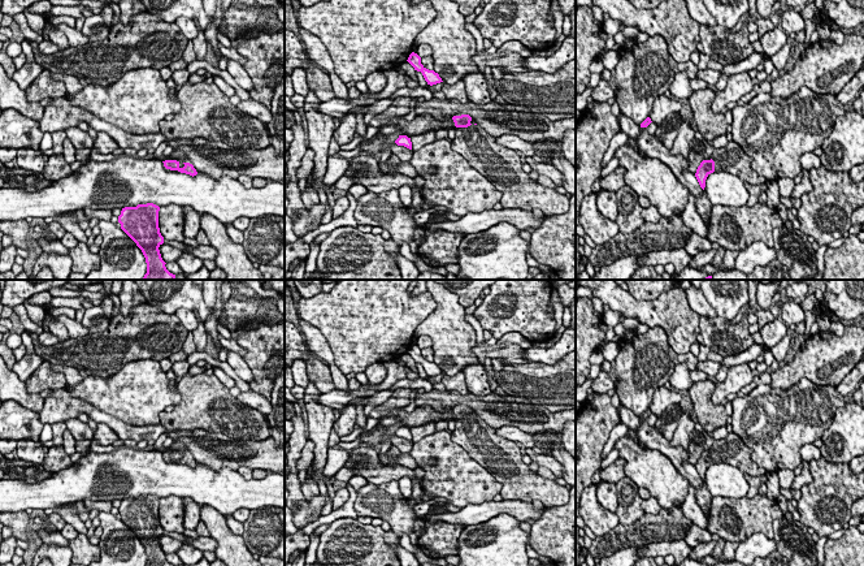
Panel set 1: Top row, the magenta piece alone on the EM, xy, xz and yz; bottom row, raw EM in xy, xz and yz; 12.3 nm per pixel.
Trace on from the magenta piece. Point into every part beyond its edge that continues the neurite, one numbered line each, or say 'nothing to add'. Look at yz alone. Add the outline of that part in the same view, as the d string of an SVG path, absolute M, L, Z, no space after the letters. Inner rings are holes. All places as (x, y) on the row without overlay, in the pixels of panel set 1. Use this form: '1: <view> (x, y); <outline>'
1: yz (732, 449); M733 432L722 440L715 440L712 451L721 462L735 466L750 476L760 478L767 472L751 459L751 449Z

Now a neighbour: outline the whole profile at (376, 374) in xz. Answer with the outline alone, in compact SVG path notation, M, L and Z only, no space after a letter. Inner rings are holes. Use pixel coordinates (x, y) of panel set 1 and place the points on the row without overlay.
M377 362L365 370L365 375L370 384L378 385L386 379L387 370L382 362Z

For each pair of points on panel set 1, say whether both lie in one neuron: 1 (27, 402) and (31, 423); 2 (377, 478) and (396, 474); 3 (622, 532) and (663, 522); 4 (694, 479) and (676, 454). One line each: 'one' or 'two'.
1: two
2: one
3: one
4: one

